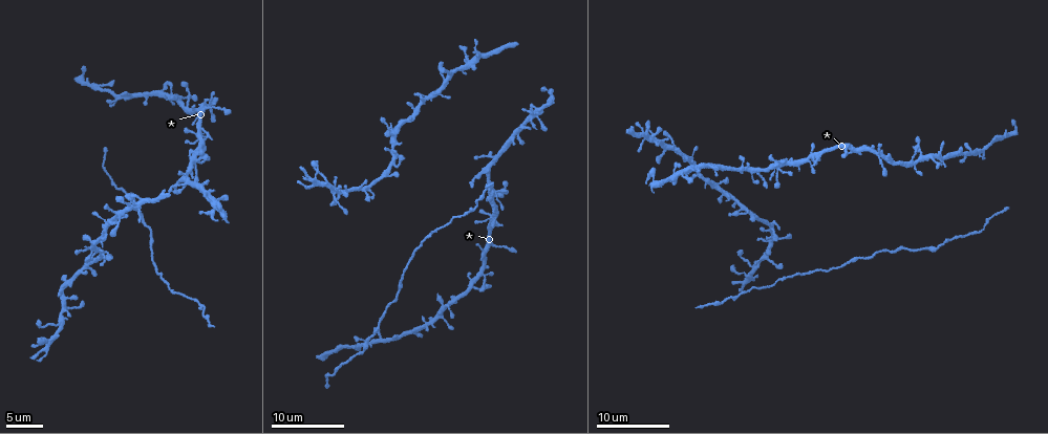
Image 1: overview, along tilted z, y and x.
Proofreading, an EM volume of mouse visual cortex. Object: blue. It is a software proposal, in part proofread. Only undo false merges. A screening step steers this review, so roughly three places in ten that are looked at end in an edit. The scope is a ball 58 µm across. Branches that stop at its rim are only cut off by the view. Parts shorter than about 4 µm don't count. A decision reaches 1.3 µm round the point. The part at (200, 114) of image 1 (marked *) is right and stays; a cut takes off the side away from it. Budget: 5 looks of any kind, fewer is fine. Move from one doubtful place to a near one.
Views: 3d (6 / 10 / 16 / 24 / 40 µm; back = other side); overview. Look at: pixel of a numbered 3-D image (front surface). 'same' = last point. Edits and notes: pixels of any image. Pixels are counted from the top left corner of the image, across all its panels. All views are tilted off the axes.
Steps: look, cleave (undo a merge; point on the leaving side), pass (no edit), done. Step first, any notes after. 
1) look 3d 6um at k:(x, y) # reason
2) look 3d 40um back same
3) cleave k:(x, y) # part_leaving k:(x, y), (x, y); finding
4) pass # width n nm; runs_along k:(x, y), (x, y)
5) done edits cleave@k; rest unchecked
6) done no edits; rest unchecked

look 3d 16um at 1:(115, 95) # three arms meet

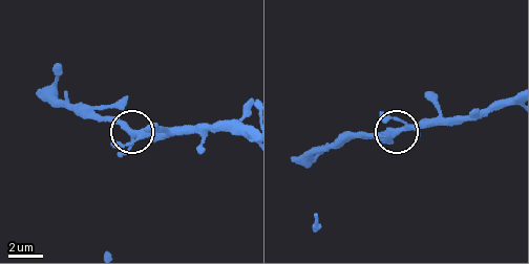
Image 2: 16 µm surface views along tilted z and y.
look 3d 16um back at 2:(131, 131)

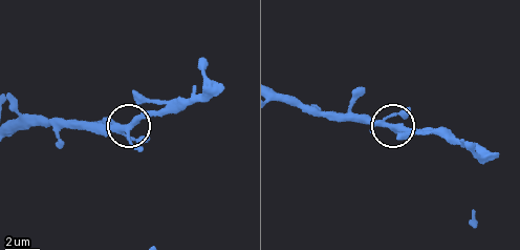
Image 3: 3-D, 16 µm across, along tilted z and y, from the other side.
pass # side_arm 9 um; arms 3; continuous, no second neuron

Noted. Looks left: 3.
look 3d 10um at 1:(187, 108) # small branch off a trunk

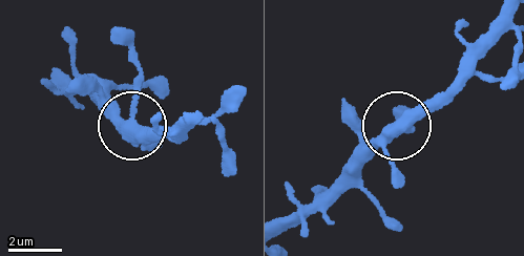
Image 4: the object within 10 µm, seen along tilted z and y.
pass # arms 4; all the same neuron

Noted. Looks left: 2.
look 3d 6um at 1:(65, 309) # small branch off a trunk

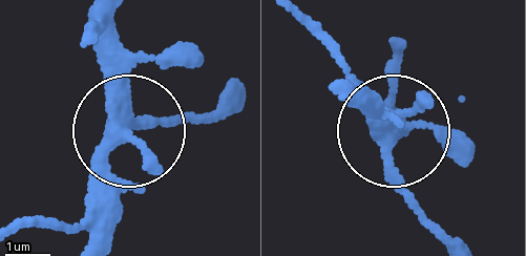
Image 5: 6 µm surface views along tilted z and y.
pass # width 360 nm; all the same neuron

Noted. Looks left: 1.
done no edits; rest unchecked

